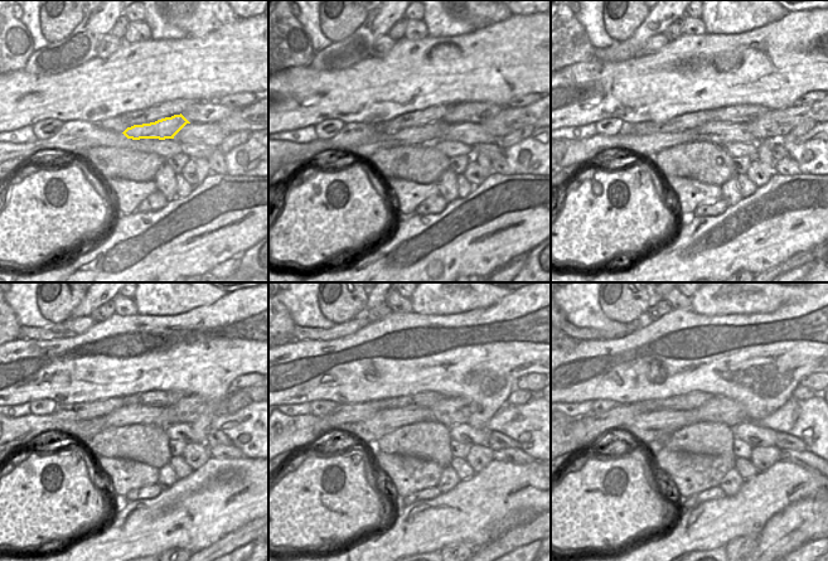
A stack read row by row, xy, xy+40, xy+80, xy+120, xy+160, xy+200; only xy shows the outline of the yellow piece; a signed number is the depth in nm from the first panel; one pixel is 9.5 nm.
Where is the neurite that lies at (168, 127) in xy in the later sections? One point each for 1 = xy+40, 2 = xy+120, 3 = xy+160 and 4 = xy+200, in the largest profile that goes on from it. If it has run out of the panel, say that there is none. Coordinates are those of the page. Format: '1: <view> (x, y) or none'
1: xy+40 (425, 134)
2: xy+120 (11, 436)
3: xy+160 (294, 436)
4: xy+200 (582, 434)

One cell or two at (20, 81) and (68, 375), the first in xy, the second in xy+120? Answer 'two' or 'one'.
one

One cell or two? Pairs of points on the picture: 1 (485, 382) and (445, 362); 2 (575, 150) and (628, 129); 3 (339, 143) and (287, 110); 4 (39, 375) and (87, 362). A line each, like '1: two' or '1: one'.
1: one
2: two
3: two
4: one

